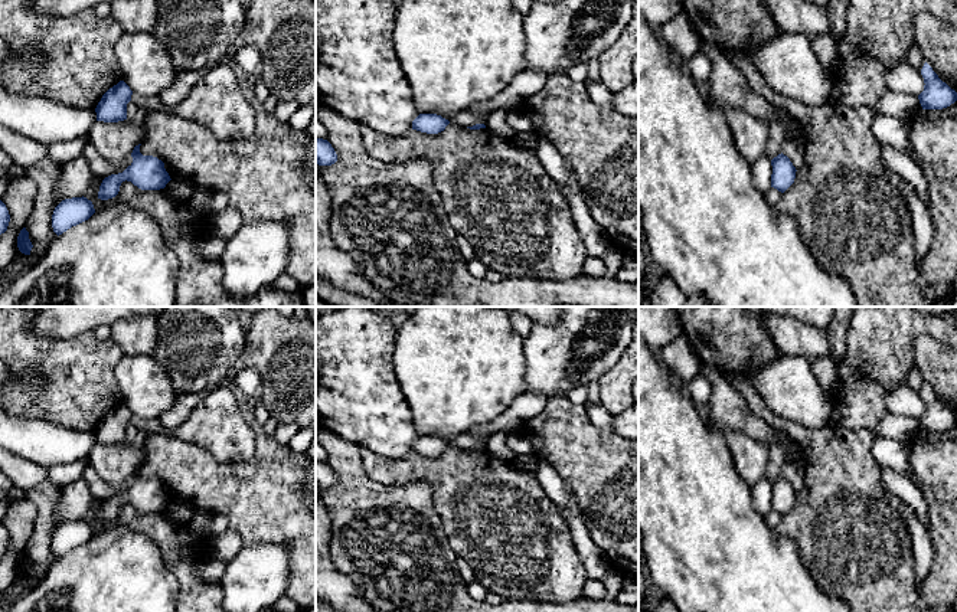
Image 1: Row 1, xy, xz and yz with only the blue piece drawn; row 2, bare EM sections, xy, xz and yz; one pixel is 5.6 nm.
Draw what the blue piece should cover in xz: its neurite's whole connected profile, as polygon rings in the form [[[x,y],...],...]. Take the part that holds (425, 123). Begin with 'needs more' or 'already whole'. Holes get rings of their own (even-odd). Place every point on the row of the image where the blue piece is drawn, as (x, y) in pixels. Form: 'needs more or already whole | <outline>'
already whole | [[[419,114],[412,121],[412,130],[427,132],[427,134],[438,134],[445,130],[445,127],[450,124],[448,120],[442,118],[437,114]]]

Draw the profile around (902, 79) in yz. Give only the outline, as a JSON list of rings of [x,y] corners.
[[[907,60],[892,69],[888,76],[888,86],[896,94],[920,95],[924,91],[924,78]]]

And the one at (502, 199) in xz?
[[[448,124],[438,134],[411,130],[405,135],[385,135],[368,125],[360,125],[360,138],[366,153],[385,163],[428,160],[432,181],[440,193],[450,225],[464,236],[474,249],[474,256],[489,269],[504,278],[569,279],[582,274],[588,256],[566,197],[549,176],[536,154],[523,151],[513,140],[496,135],[487,128],[470,130]]]

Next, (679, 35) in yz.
[[[680,12],[662,27],[660,39],[672,52],[679,53],[683,60],[689,60],[699,52],[700,39],[685,12]]]

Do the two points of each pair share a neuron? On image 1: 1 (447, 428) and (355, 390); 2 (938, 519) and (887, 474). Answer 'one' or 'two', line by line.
1: two
2: two

